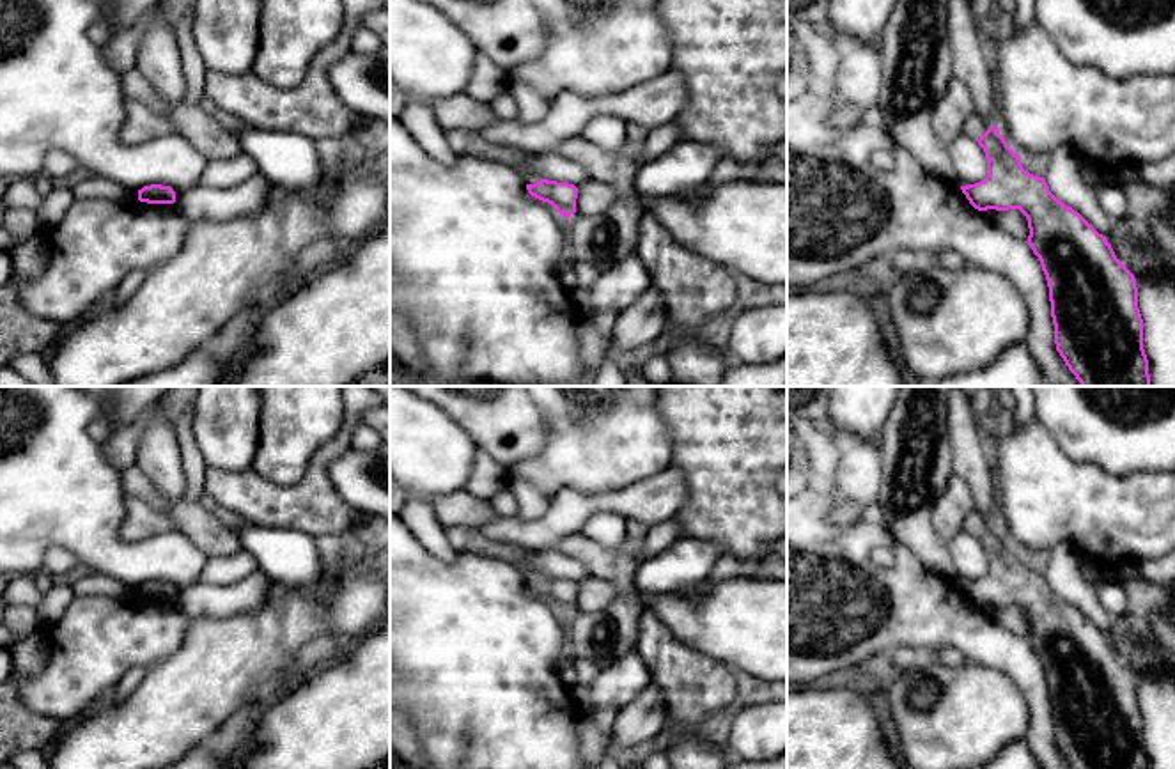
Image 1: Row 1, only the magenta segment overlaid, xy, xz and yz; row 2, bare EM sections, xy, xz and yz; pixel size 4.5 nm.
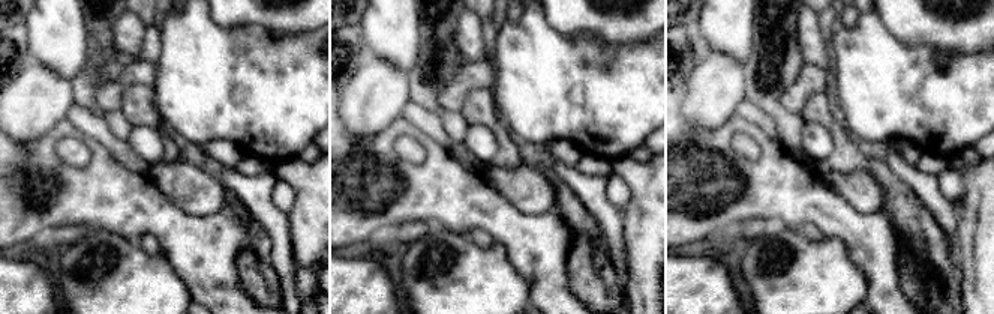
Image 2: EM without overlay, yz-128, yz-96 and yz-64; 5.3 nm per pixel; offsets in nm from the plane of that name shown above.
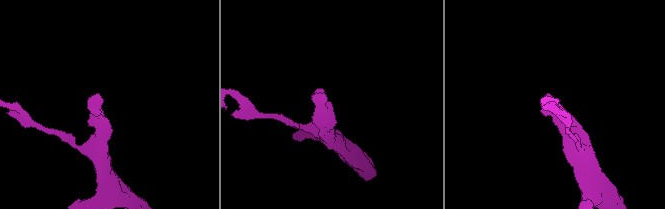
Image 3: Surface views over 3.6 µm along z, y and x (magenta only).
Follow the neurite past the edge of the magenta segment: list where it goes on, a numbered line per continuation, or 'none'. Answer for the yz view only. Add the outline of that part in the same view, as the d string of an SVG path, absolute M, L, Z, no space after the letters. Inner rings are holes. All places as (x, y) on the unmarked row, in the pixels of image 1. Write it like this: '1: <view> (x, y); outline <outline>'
1: yz (975, 523); outline M971 509L968 512L968 516L962 521L962 532L977 537L980 535L987 526L991 524L991 521L987 521L980 512L977 512L975 509Z

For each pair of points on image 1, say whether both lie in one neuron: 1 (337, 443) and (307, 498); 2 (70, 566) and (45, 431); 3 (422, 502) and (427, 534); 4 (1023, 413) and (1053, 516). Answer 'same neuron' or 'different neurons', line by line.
1: same neuron
2: different neurons
3: same neuron
4: different neurons

